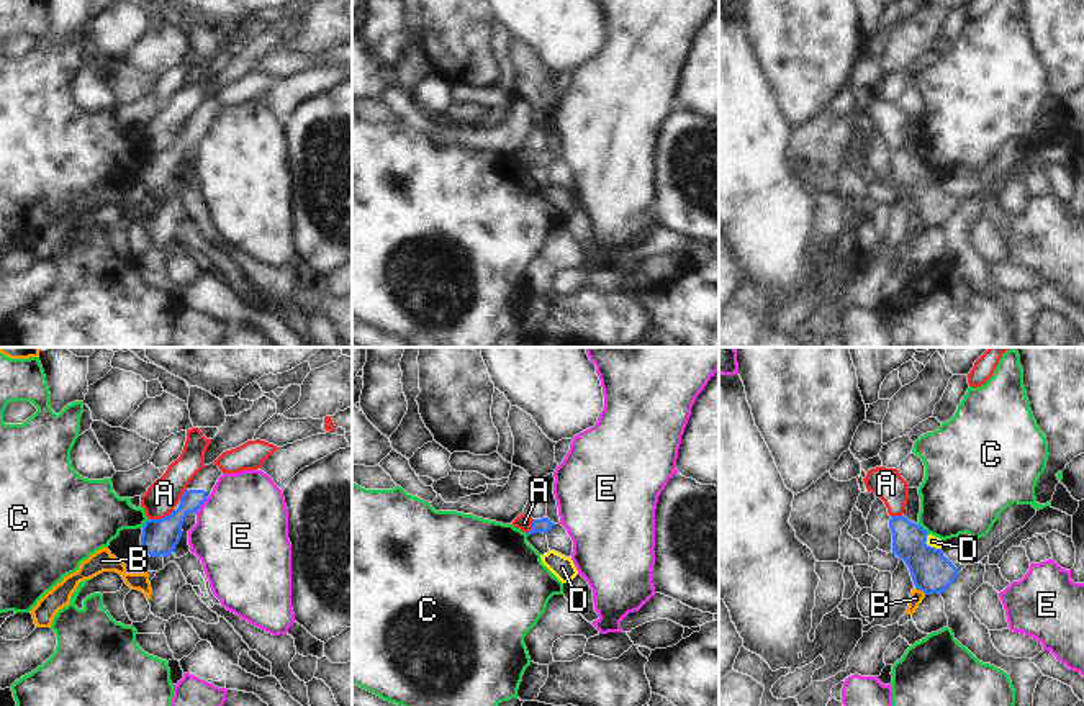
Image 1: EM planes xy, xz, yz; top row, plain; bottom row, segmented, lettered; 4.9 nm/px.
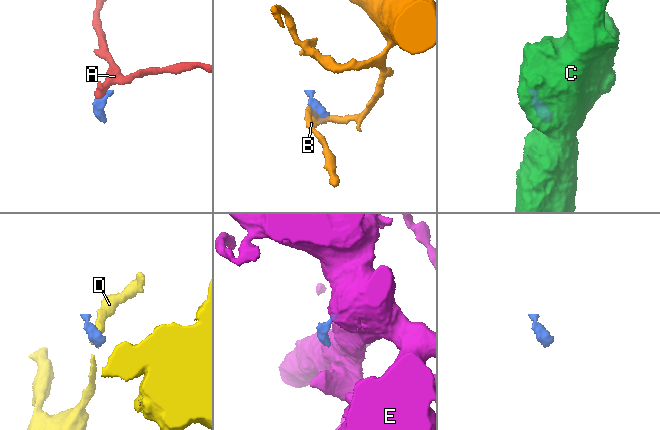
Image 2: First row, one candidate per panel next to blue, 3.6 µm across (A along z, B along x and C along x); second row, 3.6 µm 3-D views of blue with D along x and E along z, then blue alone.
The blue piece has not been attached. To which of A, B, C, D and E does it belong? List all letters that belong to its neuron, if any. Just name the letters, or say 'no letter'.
no letter

